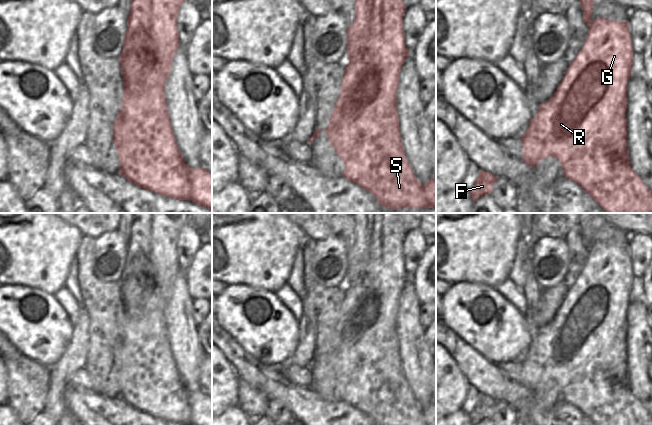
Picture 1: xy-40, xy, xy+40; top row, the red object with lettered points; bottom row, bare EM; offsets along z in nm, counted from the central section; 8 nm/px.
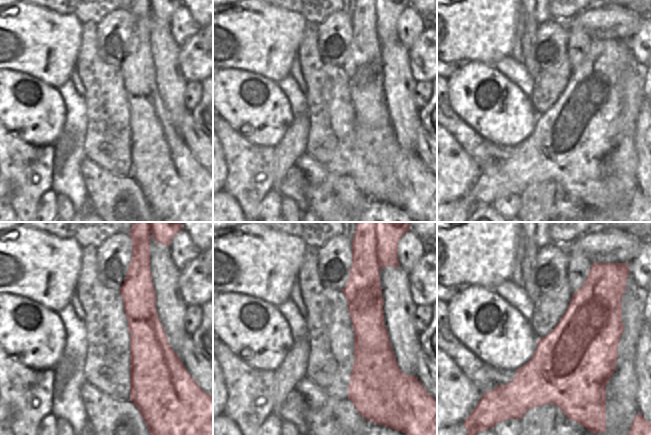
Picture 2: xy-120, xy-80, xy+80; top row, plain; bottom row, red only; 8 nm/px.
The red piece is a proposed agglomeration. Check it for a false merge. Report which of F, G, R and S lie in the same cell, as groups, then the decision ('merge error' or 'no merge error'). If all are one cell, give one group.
F G R / S; merge error

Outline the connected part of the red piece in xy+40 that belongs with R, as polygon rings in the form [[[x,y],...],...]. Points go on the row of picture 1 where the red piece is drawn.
[[[596,18],[591,22],[587,39],[582,47],[587,51],[590,60],[601,61],[602,82],[594,82],[589,91],[578,96],[573,95],[573,91],[566,80],[562,80],[555,93],[544,103],[539,104],[537,115],[529,122],[527,131],[521,137],[523,145],[522,161],[536,167],[537,163],[550,156],[556,158],[563,167],[565,178],[578,184],[599,206],[605,209],[605,203],[609,201],[605,195],[608,188],[609,179],[604,178],[591,169],[589,161],[596,151],[596,147],[591,142],[594,134],[602,134],[602,130],[583,130],[583,121],[588,114],[606,114],[609,106],[616,108],[623,107],[623,113],[627,111],[627,83],[631,77],[631,67],[633,65],[633,47],[631,45],[631,35],[629,33],[629,22],[620,20],[608,20],[606,18]]]

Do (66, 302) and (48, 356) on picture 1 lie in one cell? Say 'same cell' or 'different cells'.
different cells

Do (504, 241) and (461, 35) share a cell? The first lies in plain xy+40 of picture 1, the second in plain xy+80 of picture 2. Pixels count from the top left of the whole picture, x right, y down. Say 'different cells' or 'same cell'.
same cell

